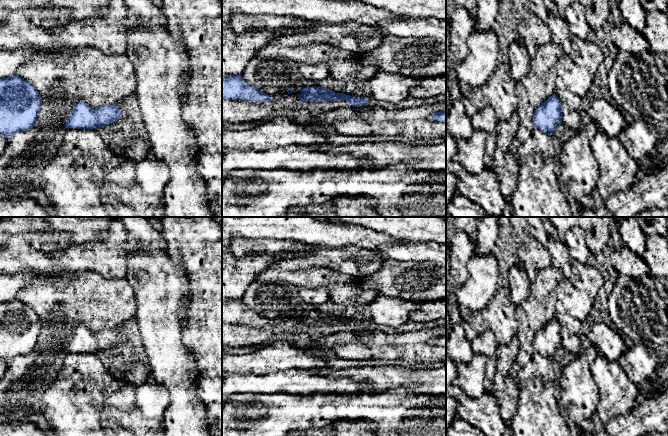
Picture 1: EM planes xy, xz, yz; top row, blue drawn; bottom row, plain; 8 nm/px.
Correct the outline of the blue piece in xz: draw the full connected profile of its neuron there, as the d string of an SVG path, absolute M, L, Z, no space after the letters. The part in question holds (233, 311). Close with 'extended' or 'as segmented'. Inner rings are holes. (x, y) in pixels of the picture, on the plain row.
M242 299L228 300L222 303L222 322L241 323L247 326L268 326L274 324L272 319L268 319L246 307Z; as segmented

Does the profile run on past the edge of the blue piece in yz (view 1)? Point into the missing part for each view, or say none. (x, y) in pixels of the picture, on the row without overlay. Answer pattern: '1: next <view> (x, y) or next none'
1: next none

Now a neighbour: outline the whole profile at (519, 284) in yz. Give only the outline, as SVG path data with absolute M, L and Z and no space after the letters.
M519 263L509 268L507 283L510 289L510 299L518 307L528 298L531 285L523 265Z

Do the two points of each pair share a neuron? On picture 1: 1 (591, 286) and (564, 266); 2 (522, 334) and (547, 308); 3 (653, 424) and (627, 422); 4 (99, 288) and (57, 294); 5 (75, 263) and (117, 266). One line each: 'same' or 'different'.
1: different
2: same
3: same
4: same
5: same

